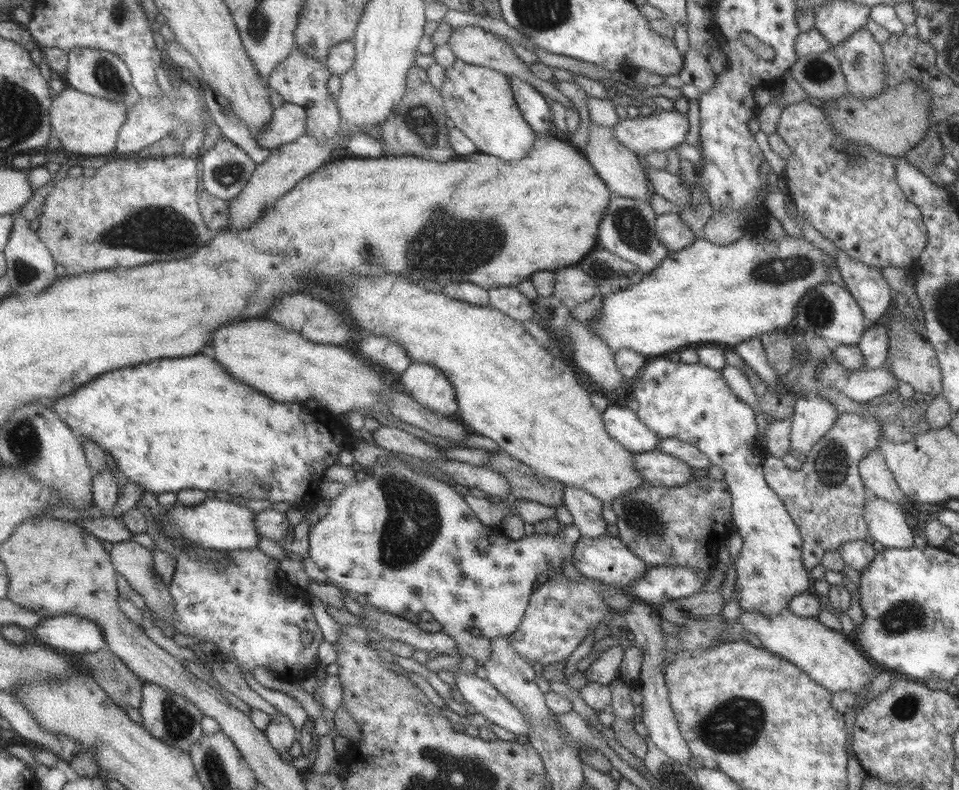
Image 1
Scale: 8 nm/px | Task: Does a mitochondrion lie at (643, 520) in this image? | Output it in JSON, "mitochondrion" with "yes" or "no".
{"mitochondrion":"yes"}

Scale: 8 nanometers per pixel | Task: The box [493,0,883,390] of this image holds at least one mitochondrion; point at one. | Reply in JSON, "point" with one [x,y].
{"point":[787,269]}

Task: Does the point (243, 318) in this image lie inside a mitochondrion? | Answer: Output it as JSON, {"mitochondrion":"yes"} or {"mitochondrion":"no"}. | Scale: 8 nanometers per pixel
{"mitochondrion":"no"}

